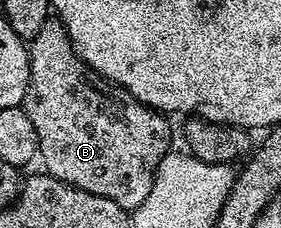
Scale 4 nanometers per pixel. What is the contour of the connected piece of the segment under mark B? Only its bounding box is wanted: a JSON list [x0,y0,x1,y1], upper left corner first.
[22,16,172,212]

